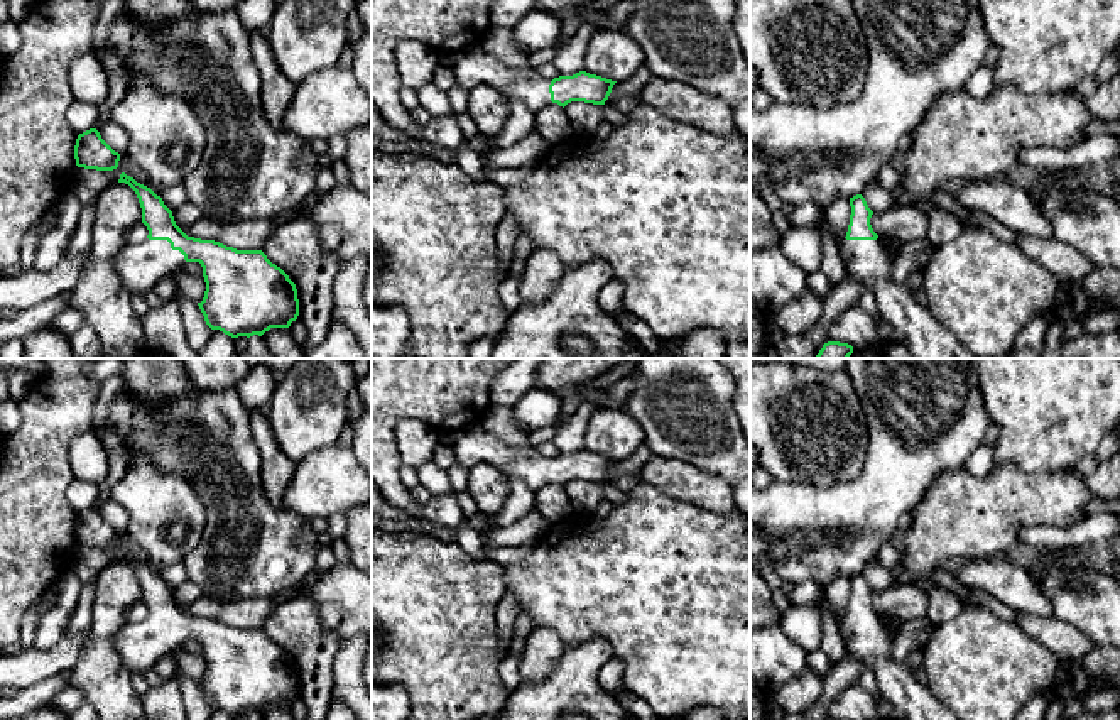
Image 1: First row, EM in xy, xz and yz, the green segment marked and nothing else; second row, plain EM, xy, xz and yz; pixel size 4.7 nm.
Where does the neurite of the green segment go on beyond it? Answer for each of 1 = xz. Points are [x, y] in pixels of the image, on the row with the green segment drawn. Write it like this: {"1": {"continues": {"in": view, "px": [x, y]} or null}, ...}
{"1": {"continues": {"in": "xz", "px": [473, 66]}}}

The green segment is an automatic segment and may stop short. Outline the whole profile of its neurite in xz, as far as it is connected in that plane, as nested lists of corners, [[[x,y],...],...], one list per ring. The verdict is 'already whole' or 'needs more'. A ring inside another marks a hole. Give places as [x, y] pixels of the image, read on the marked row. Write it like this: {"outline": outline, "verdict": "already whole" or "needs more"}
{"outline": [[[480,44],[456,52],[454,85],[471,90],[488,85],[508,100],[522,101],[532,113],[546,106],[566,106],[571,101],[605,105],[617,81],[579,71],[554,79],[542,78],[537,68],[512,69],[488,54]]], "verdict": "needs more"}

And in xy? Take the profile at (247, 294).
{"outline": [[[125,172],[118,183],[128,184],[140,203],[142,223],[147,226],[147,240],[137,245],[127,243],[115,257],[115,269],[130,294],[144,294],[155,289],[164,275],[181,269],[186,262],[199,262],[206,282],[204,297],[198,303],[206,325],[231,338],[262,336],[270,328],[289,328],[299,316],[296,284],[272,264],[262,250],[237,250],[215,240],[188,237],[174,221],[172,211],[150,188],[137,183]]], "verdict": "needs more"}

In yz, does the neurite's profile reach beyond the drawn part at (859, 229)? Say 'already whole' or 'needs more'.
needs more

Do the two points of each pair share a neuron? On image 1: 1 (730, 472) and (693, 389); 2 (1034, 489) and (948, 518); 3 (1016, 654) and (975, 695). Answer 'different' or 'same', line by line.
1: same
2: same
3: same

